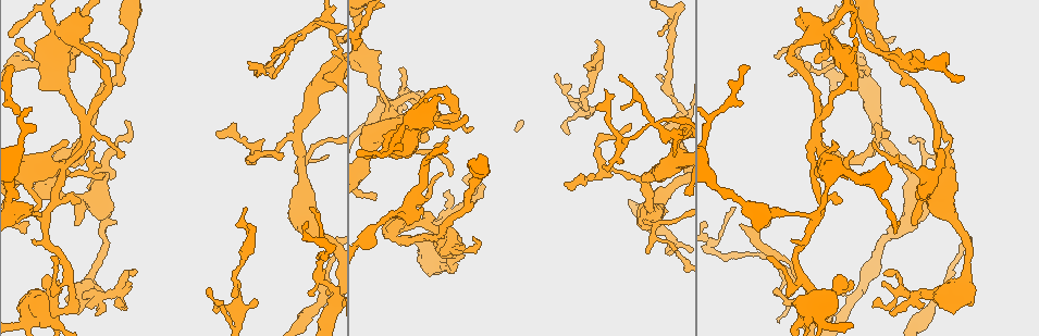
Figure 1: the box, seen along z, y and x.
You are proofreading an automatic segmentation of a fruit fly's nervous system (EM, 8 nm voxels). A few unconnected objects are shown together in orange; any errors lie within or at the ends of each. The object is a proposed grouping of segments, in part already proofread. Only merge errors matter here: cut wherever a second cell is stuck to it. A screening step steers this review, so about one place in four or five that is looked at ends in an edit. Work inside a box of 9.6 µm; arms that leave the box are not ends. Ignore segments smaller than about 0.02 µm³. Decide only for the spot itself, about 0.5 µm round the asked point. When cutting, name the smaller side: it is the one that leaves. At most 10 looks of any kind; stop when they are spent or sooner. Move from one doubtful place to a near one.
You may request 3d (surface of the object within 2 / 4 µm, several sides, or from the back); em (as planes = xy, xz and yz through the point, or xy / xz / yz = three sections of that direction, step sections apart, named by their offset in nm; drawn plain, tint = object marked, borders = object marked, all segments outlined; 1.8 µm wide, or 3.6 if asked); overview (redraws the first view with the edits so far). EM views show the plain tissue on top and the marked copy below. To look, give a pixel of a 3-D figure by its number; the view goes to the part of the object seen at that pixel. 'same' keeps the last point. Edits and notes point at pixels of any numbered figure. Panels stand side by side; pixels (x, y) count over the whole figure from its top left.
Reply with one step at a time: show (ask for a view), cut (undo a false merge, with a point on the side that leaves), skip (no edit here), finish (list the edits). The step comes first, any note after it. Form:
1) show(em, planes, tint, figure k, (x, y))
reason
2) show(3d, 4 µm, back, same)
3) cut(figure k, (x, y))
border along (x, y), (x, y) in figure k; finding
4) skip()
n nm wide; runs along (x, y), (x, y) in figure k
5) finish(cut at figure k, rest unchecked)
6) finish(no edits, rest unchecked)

show(em, planes, tint, figure 1, (316, 93))
four or more arms meet

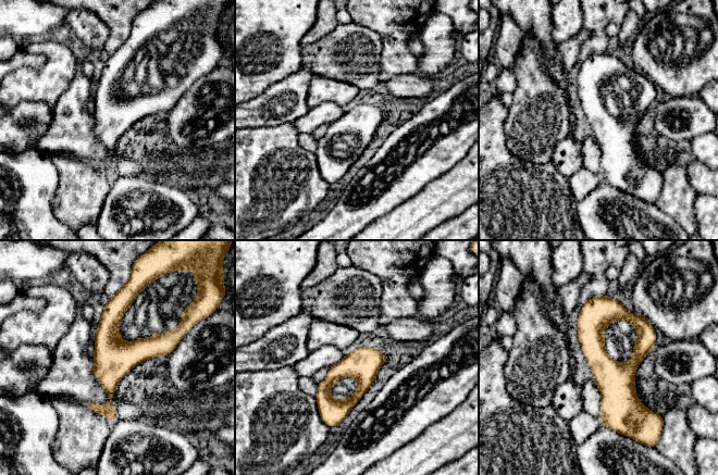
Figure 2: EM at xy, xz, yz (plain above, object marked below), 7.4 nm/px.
skip()
all the same cell

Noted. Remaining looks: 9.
show(em, planes, tint, figure 1, (586, 107))
thick turns thin

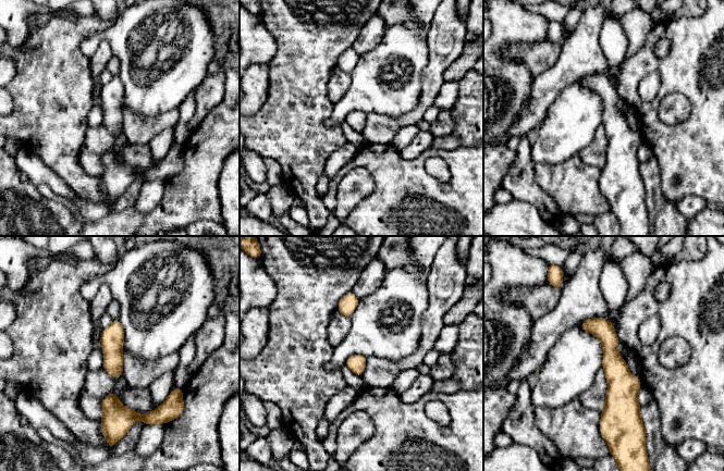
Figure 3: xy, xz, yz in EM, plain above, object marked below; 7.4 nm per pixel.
skip()
runs along (593, 320), (615, 368), (611, 423) in figure 3; one cell here

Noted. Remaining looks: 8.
show(3d, 2 µm, figure 1, (817, 125))
two arms in line, one across

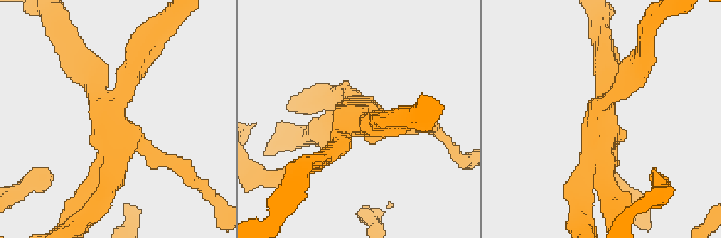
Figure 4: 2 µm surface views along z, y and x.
show(em, planes, tint, figure 4, (601, 110))
need the tissue

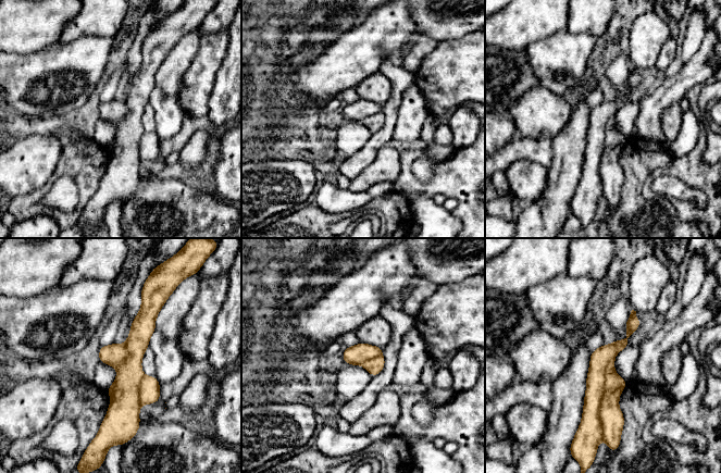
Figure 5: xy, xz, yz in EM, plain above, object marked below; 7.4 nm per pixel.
cut(figure 5, (589, 426))
border along (613, 357), (598, 411), (601, 435) in figure 5; a second cell is stuck on

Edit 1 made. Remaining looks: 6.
show(em, planes, tint, figure 1, (653, 125))
four arms meet

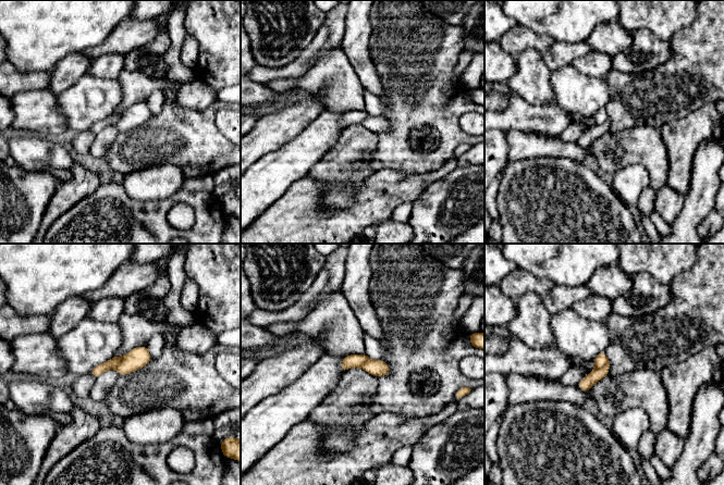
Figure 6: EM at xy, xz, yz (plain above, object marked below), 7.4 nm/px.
cut(figure 6, (114, 361))
110 nm wide; border along (126, 355), (115, 368) in figure 6; a second cell is stuck on

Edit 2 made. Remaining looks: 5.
finish(cut at figure 5, cut at figure 6, rest unchecked)

